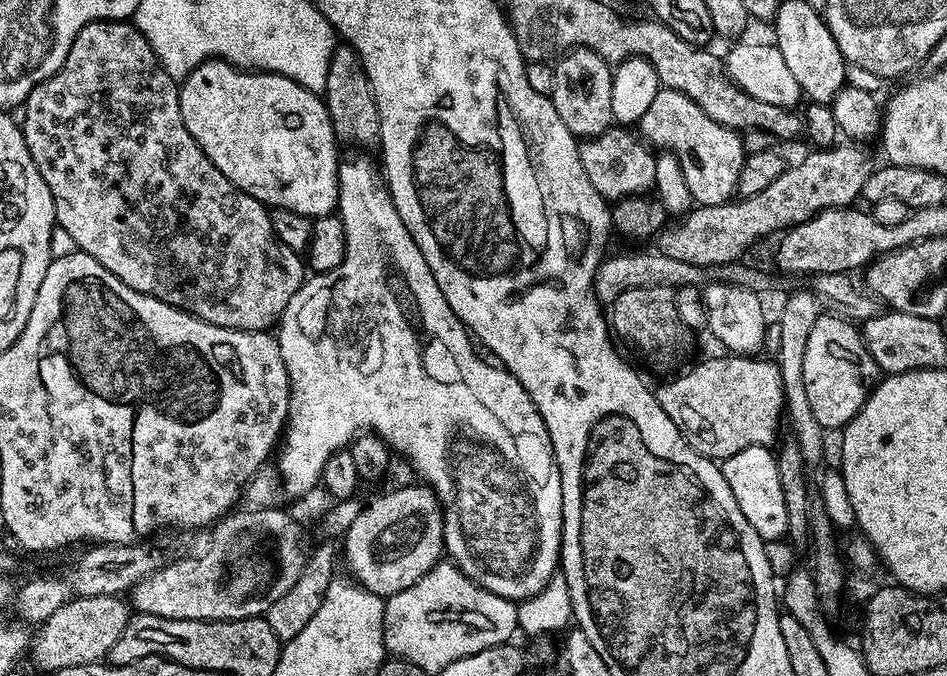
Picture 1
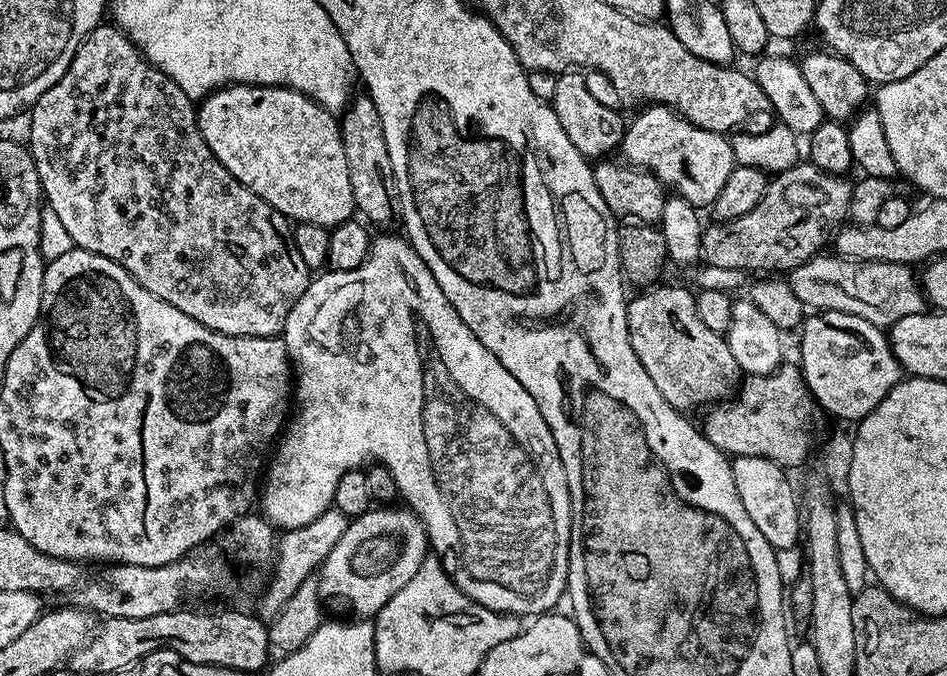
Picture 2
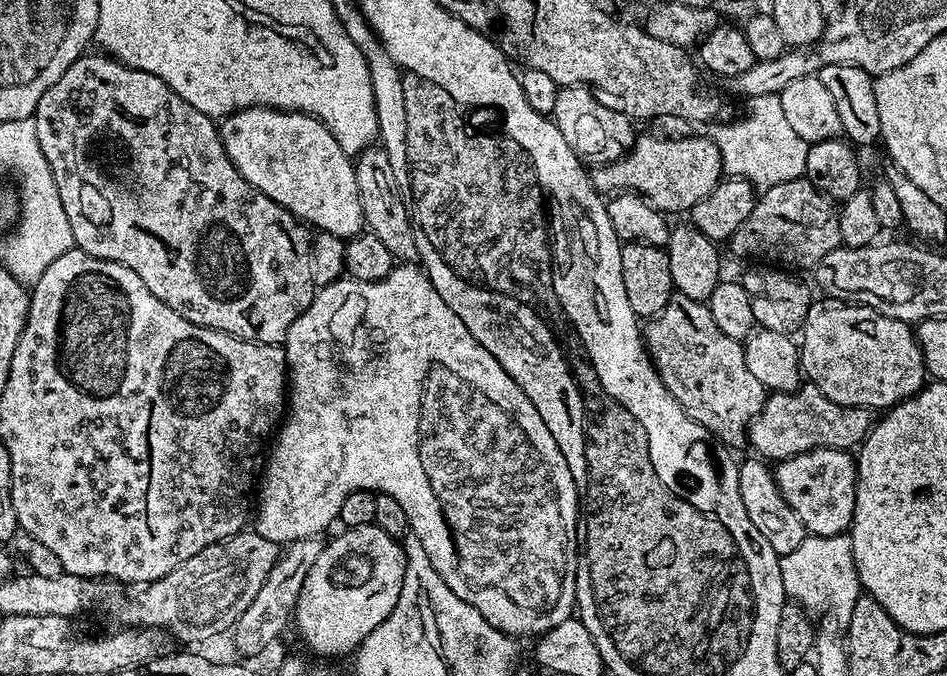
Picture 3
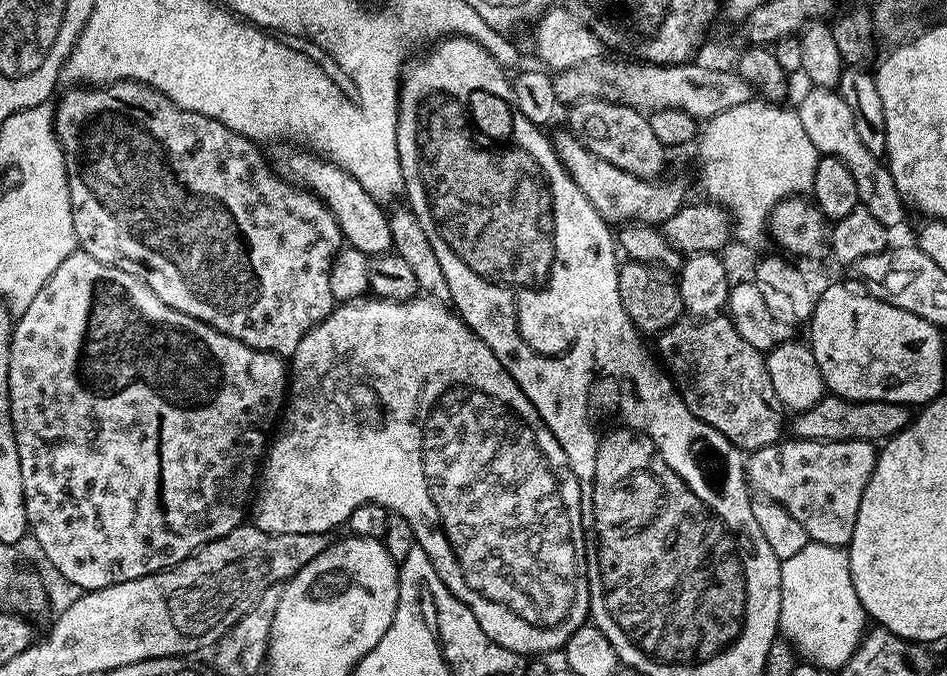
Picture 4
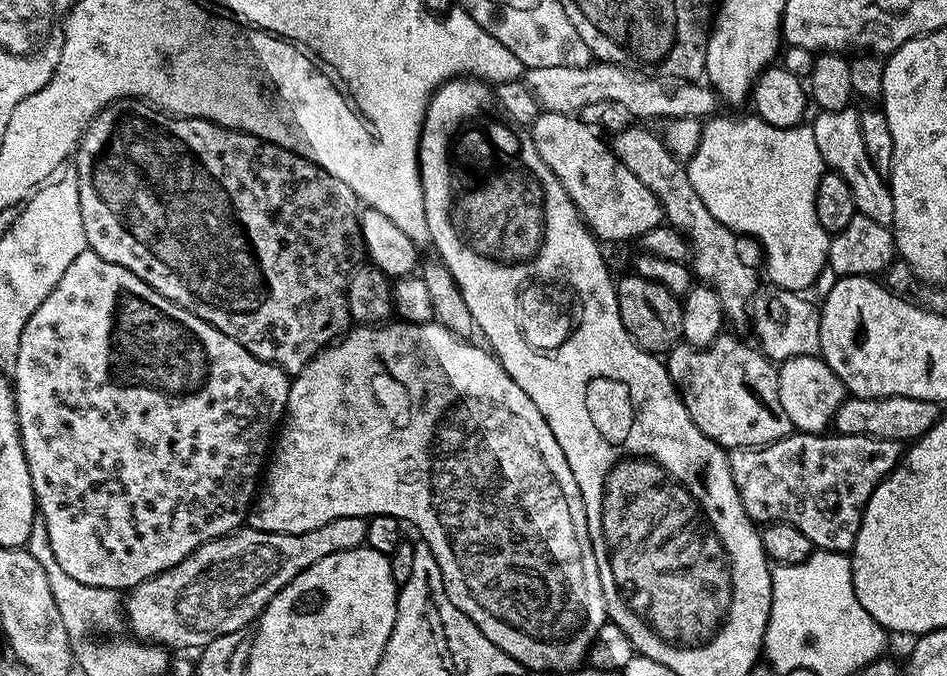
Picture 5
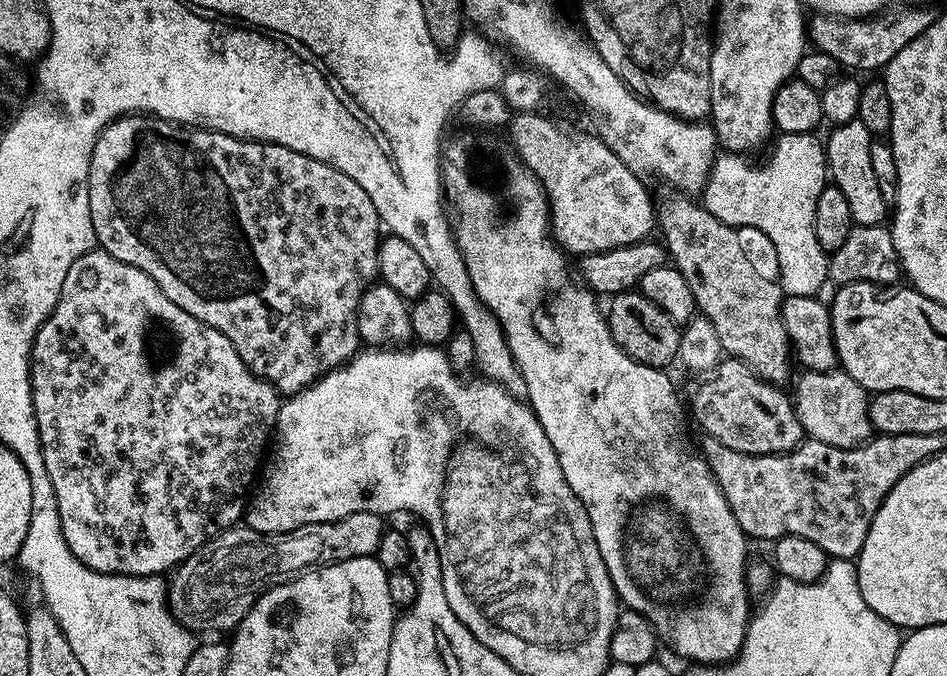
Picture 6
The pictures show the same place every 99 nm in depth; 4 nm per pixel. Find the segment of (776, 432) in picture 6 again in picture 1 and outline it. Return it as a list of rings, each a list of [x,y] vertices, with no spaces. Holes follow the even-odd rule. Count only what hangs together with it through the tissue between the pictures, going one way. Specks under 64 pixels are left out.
[[[655,284],[649,288],[630,288],[610,302],[610,328],[628,344],[633,344],[646,359],[664,368],[691,342],[693,333],[678,318],[671,287]]]

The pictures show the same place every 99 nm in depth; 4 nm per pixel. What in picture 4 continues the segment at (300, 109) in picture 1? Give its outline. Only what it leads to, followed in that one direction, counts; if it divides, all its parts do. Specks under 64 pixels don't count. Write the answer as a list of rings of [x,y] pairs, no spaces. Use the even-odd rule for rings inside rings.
[[[308,150],[292,152],[284,160],[282,172],[291,183],[316,193],[316,196],[334,214],[338,226],[342,230],[345,241],[351,247],[362,250],[365,256],[383,256],[393,251],[392,235],[390,234],[389,215],[383,212],[381,201],[375,200],[356,179],[346,170],[342,170],[331,160]]]

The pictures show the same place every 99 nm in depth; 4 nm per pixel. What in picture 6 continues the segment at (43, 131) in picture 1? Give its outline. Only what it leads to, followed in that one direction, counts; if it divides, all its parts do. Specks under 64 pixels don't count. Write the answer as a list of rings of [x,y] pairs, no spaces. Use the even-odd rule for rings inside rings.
[[[129,114],[111,120],[92,147],[92,157],[88,167],[88,189],[90,190],[90,220],[94,222],[97,245],[109,252],[118,262],[126,262],[142,270],[174,302],[182,306],[186,314],[194,314],[198,322],[226,334],[238,350],[242,362],[256,376],[272,385],[285,397],[309,388],[315,380],[341,368],[356,355],[362,341],[356,325],[356,311],[365,288],[379,277],[378,250],[382,239],[382,225],[370,194],[354,182],[342,170],[326,162],[318,162],[306,154],[298,154],[281,144],[265,144],[262,140],[241,140],[225,132],[213,132],[210,128],[194,128],[174,124],[170,120],[160,120],[147,114]]]

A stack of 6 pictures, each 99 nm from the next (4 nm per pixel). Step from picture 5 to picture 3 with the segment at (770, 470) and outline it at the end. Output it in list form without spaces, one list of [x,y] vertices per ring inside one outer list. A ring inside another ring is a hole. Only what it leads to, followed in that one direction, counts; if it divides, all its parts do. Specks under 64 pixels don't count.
[[[815,448],[774,464],[776,485],[790,510],[802,518],[805,533],[842,536],[852,527],[856,501],[856,456],[842,448]]]

